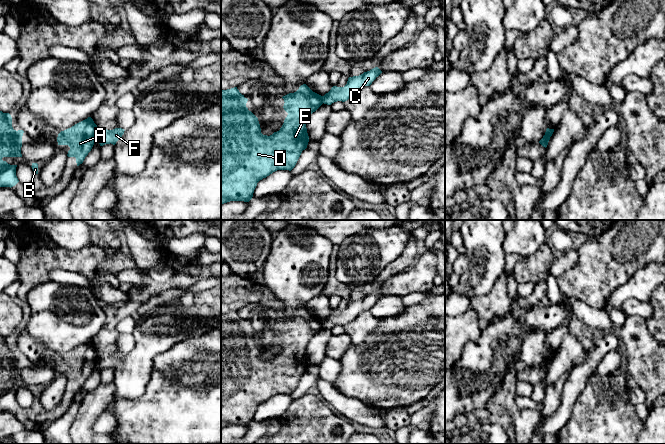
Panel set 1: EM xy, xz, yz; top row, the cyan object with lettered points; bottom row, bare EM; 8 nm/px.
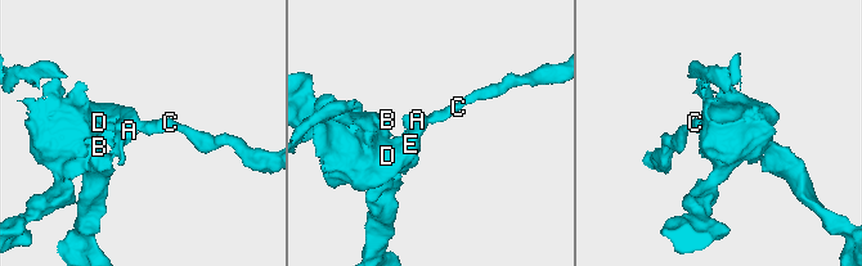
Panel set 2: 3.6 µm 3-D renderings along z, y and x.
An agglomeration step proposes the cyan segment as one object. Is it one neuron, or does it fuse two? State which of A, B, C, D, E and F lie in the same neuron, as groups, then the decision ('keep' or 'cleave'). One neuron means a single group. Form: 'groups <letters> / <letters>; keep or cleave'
groups A B D E / C F; cleave

